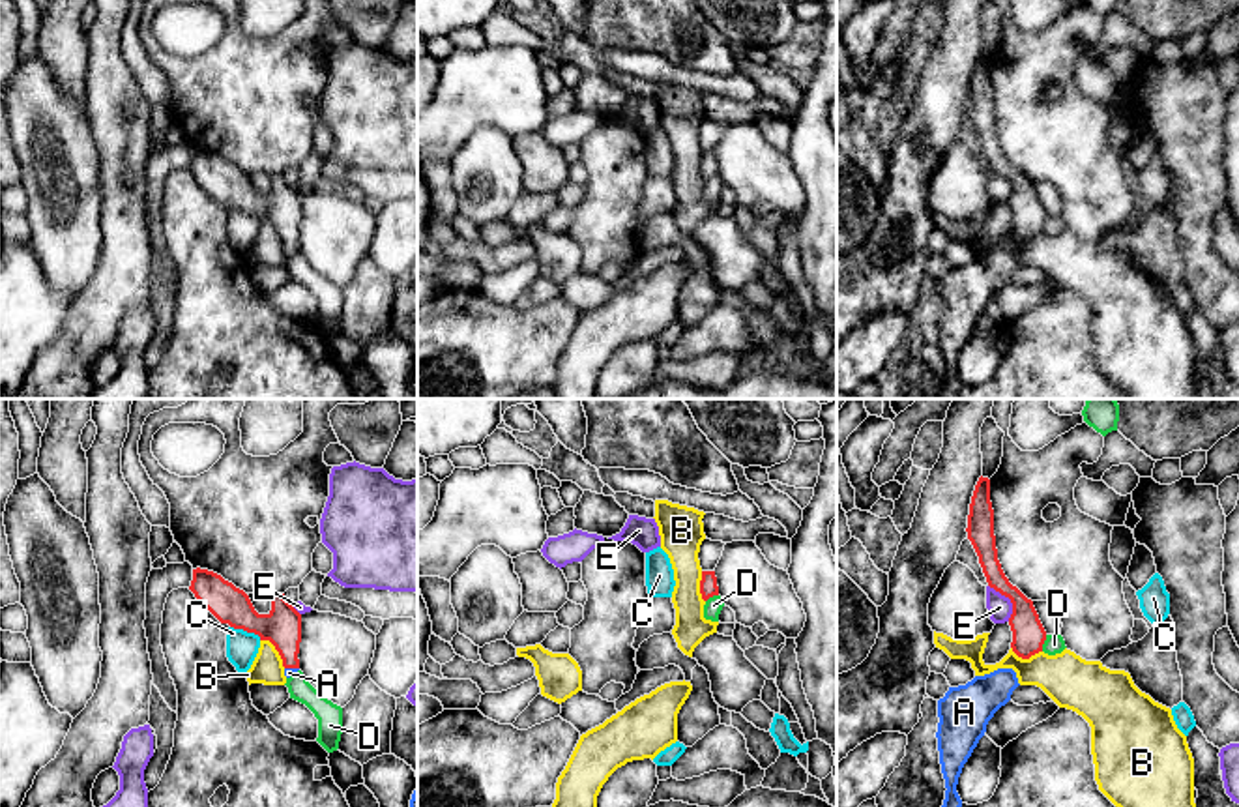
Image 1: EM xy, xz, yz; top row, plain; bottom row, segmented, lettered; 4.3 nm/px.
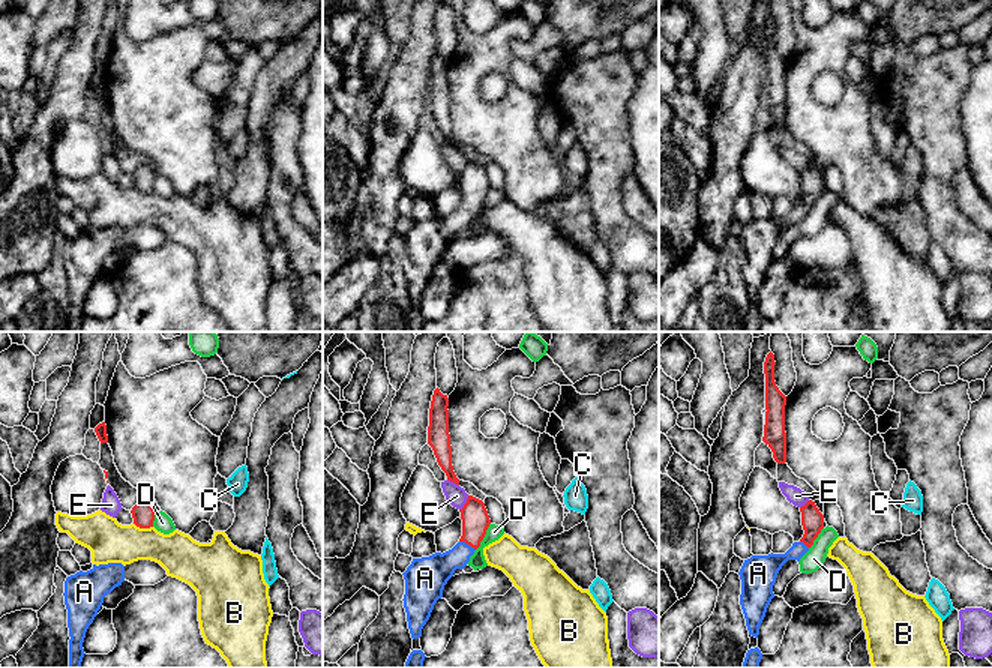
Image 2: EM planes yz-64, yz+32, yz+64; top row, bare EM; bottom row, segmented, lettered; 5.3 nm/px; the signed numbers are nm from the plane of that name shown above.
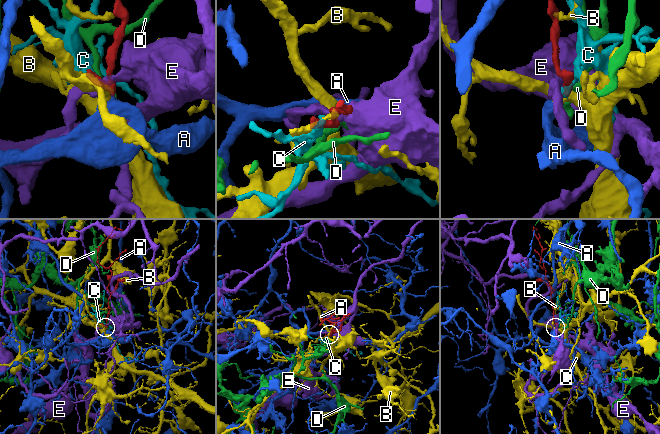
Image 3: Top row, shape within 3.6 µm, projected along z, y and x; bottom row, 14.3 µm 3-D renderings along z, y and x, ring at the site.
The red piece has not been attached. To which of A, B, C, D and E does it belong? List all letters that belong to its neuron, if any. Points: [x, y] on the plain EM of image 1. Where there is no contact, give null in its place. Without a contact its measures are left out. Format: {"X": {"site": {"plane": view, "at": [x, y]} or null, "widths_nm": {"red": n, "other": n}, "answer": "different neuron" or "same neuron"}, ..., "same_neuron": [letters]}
{"A": {"site": {"plane": "xy", "at": [292, 248]}, "widths_nm": {"red": 160, "other": 40}, "answer": "same neuron"}, "B": {"site": {"plane": "xy", "at": [276, 229]}, "widths_nm": {"red": 160, "other": 130}, "answer": "different neuron"}, "C": {"site": {"plane": "xy", "at": [246, 210]}, "widths_nm": {"red": 160, "other": 140}, "answer": "different neuron"}, "D": {"site": {"plane": "yz", "at": [1043, 223]}, "widths_nm": {"red": 140, "other": 80}, "answer": "different neuron"}, "E": {"site": {"plane": "yz", "at": [1009, 178]}, "widths_nm": {"red": 140, "other": 110}, "answer": "different neuron"}, "same_neuron": ["A"]}

